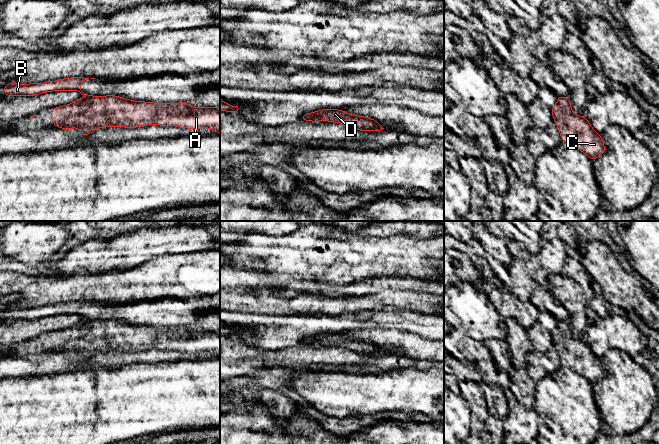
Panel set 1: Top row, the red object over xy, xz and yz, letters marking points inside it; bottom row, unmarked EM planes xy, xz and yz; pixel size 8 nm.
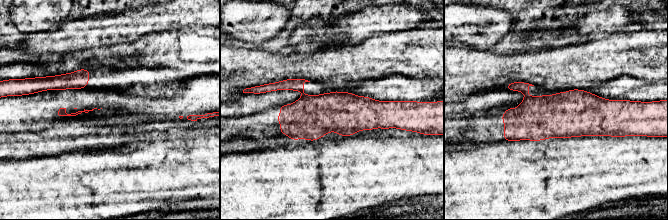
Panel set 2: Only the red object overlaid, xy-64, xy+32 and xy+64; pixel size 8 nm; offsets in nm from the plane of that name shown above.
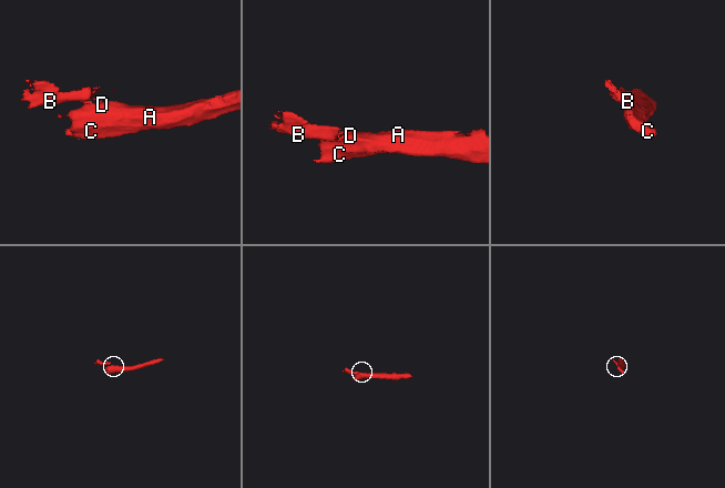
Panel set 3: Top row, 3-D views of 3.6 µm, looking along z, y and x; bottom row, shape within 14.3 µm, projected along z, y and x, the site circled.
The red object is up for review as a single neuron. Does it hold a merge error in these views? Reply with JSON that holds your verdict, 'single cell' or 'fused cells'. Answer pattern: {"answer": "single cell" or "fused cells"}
{"answer": "fused cells"}

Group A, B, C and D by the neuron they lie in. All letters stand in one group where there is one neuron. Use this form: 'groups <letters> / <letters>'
groups A C D / B

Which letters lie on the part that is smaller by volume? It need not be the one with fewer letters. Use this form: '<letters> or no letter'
B

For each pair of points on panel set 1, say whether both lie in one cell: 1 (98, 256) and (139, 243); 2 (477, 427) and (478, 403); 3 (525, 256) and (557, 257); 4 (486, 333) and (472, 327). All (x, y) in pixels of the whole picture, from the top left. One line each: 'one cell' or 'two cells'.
1: one cell
2: one cell
3: one cell
4: one cell

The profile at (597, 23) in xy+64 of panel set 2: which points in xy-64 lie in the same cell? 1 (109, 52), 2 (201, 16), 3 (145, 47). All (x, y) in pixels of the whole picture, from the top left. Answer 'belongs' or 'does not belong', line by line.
1: does not belong
2: belongs
3: does not belong

